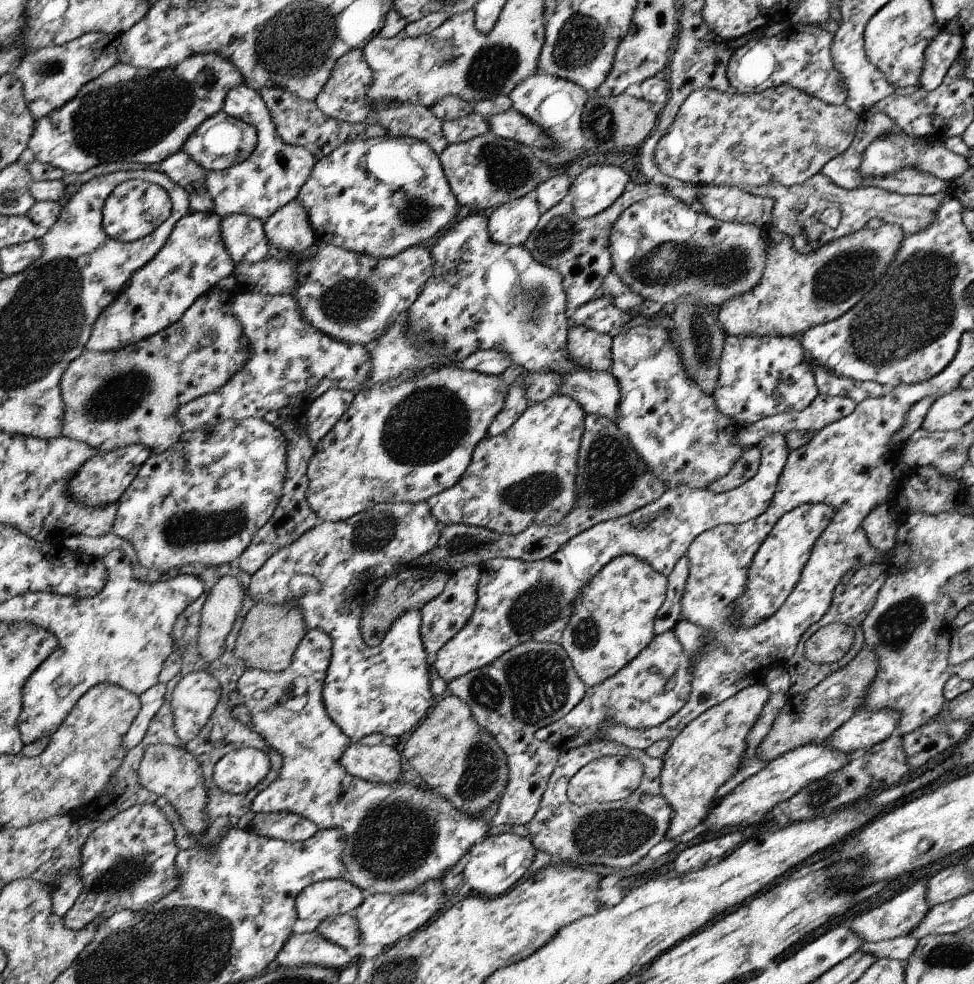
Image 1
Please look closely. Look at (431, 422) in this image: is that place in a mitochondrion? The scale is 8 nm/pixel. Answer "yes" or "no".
yes

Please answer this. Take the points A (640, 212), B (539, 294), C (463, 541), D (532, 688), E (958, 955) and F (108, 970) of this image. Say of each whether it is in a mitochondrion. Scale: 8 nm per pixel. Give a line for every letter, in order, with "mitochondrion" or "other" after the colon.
A: other
B: mitochondrion
C: mitochondrion
D: mitochondrion
E: mitochondrion
F: mitochondrion

